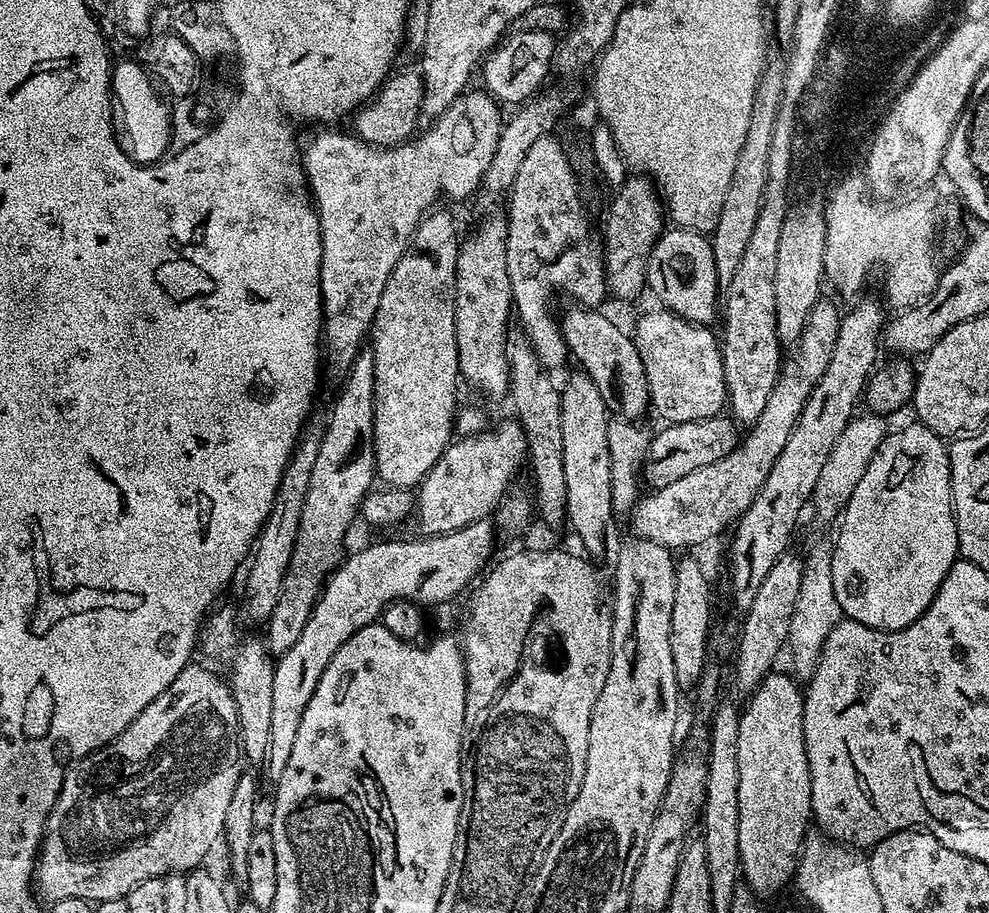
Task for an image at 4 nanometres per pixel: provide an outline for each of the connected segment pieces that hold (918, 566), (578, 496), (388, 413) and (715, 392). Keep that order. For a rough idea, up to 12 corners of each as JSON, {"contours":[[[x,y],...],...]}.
{"contours":[[[889,431],[834,536],[841,613],[897,632],[960,556],[949,445]],[[582,370],[561,391],[566,518],[589,557],[611,518],[610,411]],[[412,233],[372,319],[375,471],[415,489],[454,439],[460,240]],[[663,306],[634,339],[668,424],[725,411],[722,344]]]}

